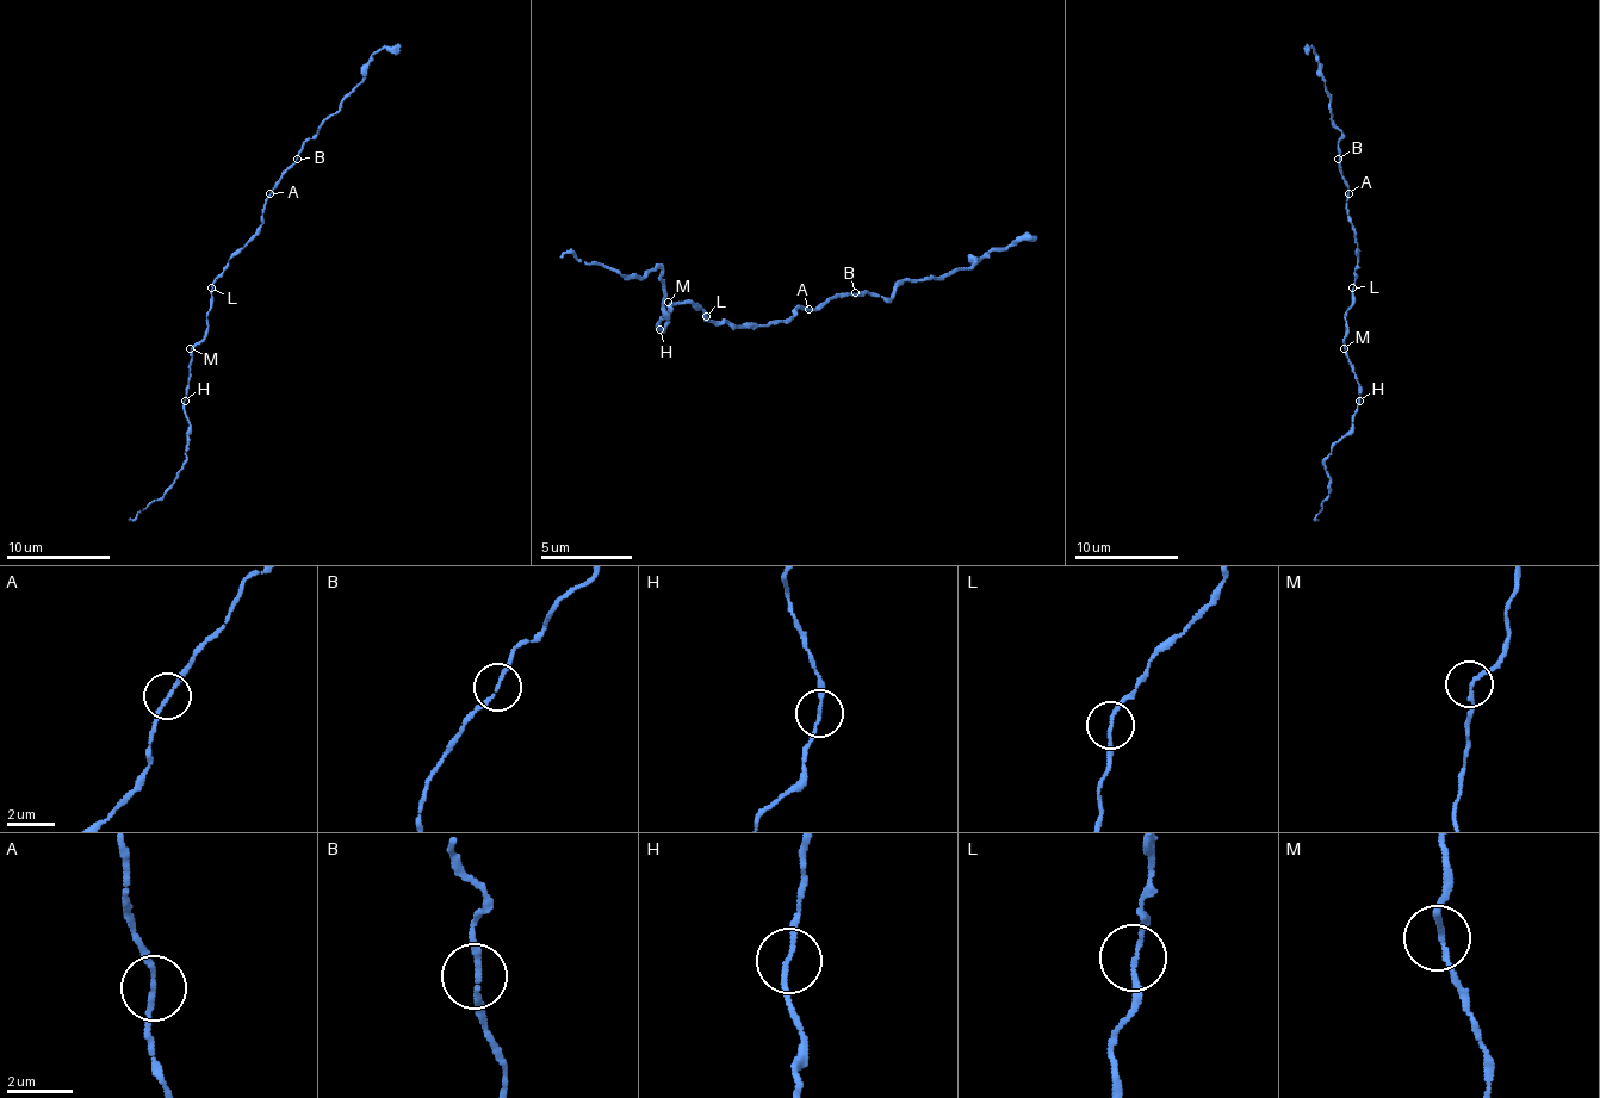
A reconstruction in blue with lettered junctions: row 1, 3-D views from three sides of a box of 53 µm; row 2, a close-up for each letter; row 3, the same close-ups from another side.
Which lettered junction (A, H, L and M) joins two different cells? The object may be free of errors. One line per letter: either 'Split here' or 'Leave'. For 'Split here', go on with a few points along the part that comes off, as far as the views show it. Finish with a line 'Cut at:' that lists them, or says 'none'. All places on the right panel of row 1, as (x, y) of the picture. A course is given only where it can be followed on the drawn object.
A: Leave
H: Leave
L: Leave
M: Leave
Cut at: none

